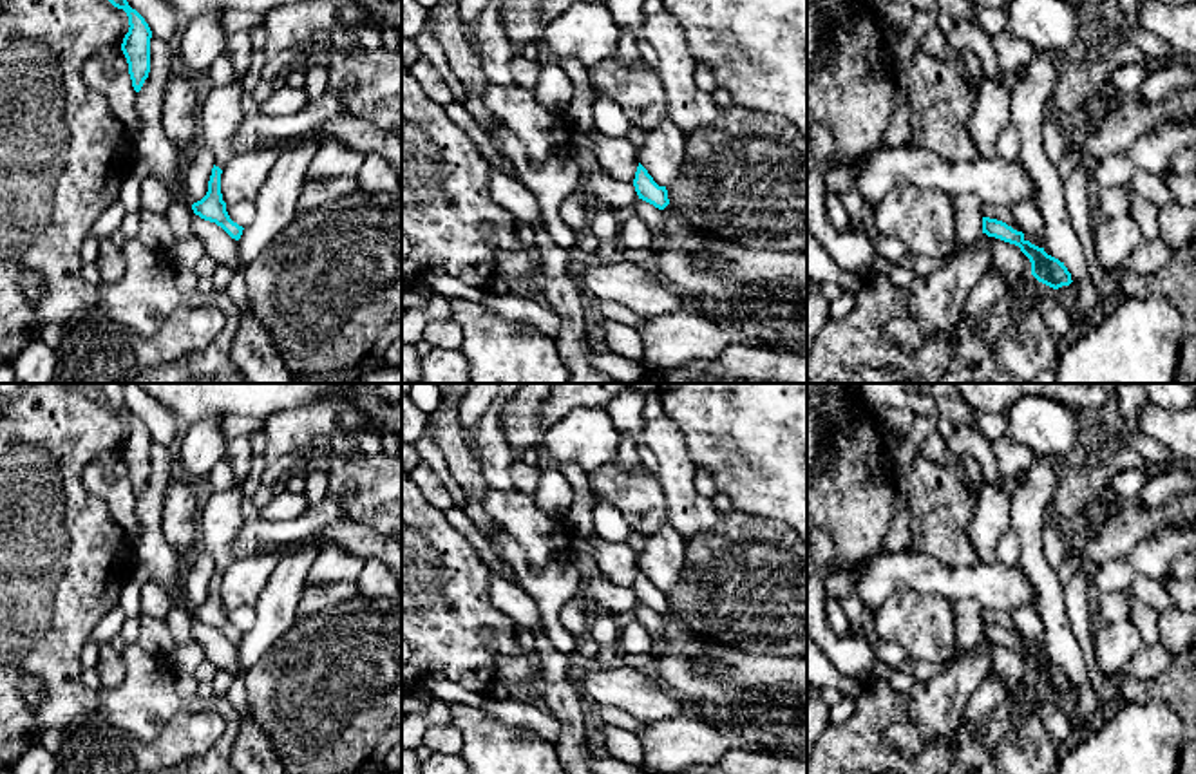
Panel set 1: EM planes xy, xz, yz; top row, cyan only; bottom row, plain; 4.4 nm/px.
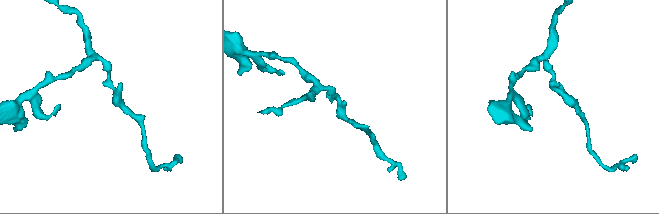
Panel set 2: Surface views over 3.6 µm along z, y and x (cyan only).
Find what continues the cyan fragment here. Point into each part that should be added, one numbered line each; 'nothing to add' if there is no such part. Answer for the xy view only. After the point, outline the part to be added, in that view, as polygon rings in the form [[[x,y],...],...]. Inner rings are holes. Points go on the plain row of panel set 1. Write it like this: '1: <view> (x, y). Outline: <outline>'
nothing to add

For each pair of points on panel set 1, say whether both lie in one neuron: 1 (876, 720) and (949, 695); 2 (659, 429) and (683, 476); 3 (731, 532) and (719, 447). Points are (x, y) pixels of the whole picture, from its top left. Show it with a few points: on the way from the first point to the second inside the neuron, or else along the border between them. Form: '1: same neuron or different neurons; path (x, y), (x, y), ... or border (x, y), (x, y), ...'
1: different neurons; border (911, 697), (907, 715), (883, 733), (896, 751)
2: same neuron; path (664, 440), (675, 465)
3: different neurons; border (733, 509), (775, 519)

